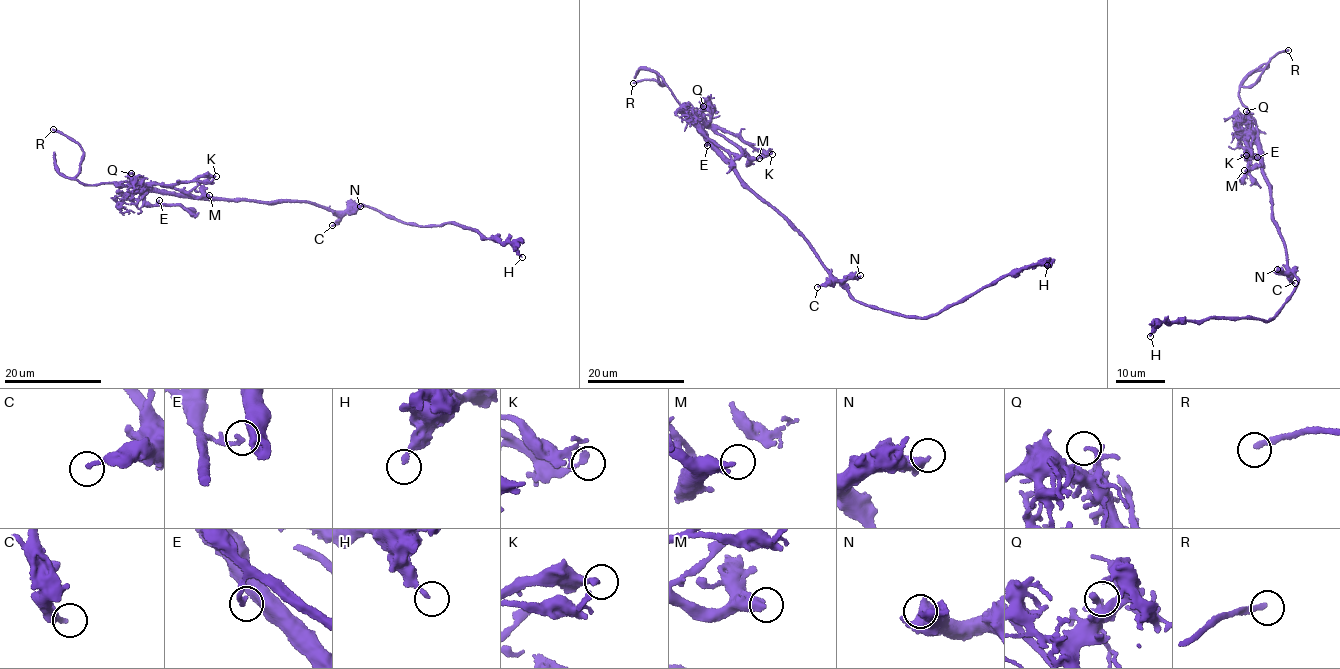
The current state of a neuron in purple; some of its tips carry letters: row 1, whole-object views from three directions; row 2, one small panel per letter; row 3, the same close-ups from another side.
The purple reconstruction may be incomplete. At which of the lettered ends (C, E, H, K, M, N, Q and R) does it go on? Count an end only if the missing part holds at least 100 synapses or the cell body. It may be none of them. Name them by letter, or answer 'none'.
R

